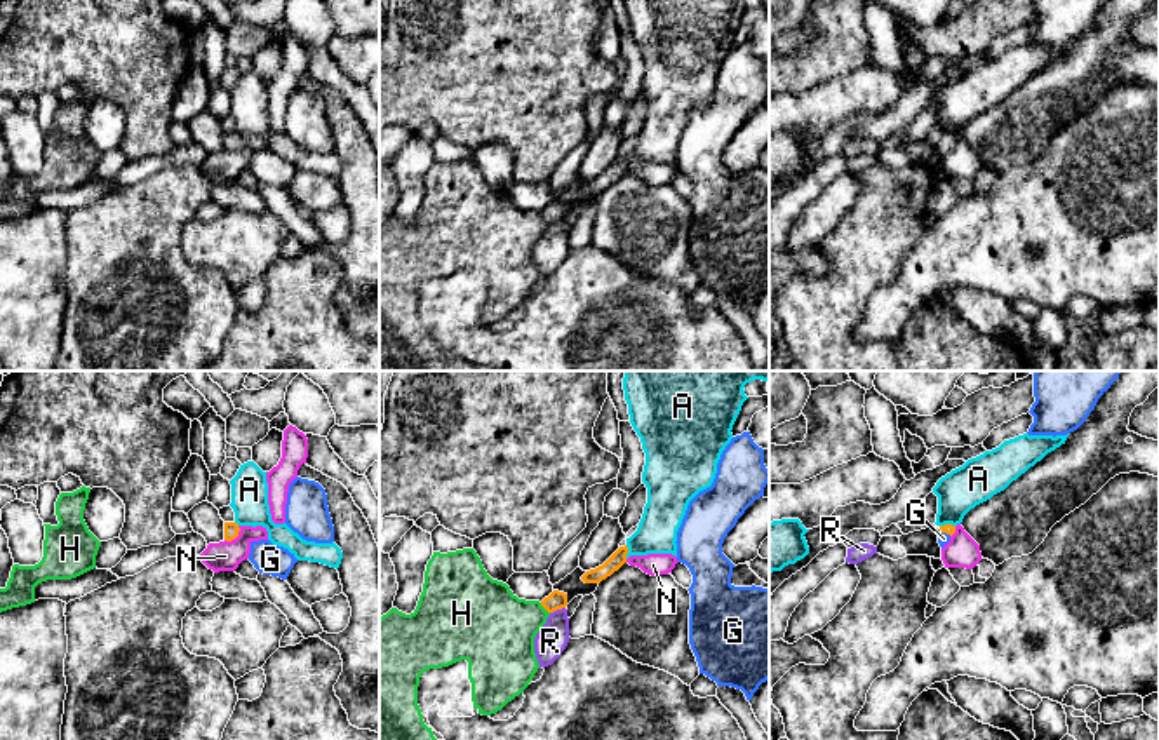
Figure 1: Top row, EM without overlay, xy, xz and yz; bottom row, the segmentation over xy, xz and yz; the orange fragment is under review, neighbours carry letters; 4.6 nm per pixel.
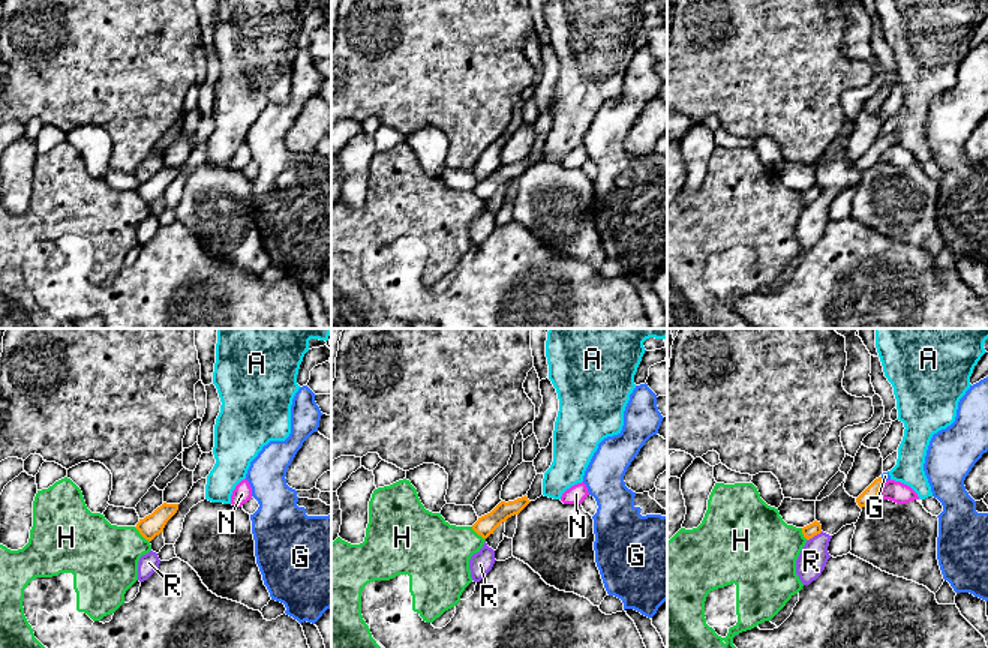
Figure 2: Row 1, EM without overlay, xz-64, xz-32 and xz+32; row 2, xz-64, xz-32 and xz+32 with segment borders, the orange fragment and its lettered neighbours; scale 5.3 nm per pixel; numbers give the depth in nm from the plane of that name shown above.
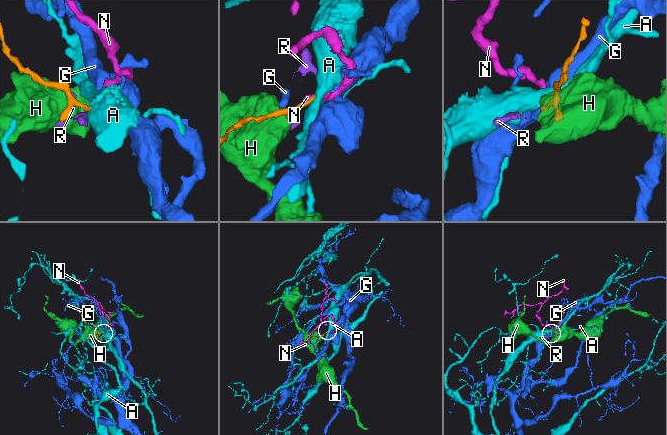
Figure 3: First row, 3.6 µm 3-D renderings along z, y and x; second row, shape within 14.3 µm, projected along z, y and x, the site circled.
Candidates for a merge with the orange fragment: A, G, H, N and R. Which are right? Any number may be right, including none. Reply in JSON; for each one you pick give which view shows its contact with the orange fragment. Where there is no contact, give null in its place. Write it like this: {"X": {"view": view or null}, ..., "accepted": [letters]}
{"G": {"view": "yz"}, "accepted": ["G"]}

